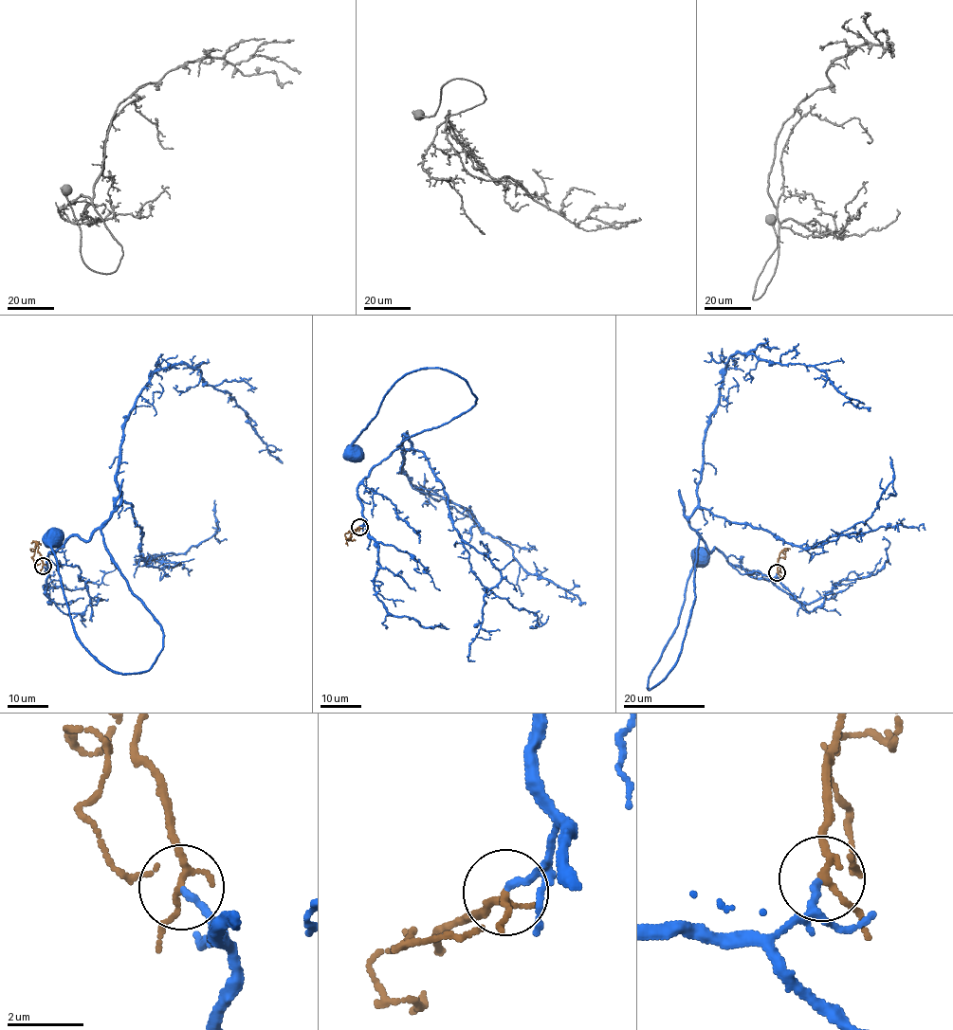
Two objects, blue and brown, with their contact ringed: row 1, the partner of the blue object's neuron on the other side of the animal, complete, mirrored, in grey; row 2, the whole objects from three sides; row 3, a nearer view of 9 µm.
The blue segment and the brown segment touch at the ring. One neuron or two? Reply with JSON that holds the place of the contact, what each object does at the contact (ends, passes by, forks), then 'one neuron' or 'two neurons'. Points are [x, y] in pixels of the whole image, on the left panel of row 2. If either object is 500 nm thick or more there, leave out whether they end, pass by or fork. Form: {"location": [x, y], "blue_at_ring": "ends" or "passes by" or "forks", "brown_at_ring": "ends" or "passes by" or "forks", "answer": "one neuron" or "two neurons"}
{"location": [43, 566], "blue_at_ring": "ends", "brown_at_ring": "forks", "answer": "one neuron"}

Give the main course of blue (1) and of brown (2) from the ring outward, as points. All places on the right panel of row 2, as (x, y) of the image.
1: (777, 572), (755, 579), (699, 539), (696, 600), (682, 652), (649, 690), (698, 555)
2: (778, 572), (777, 561), (782, 552), (785, 559), (778, 560), (779, 570)

